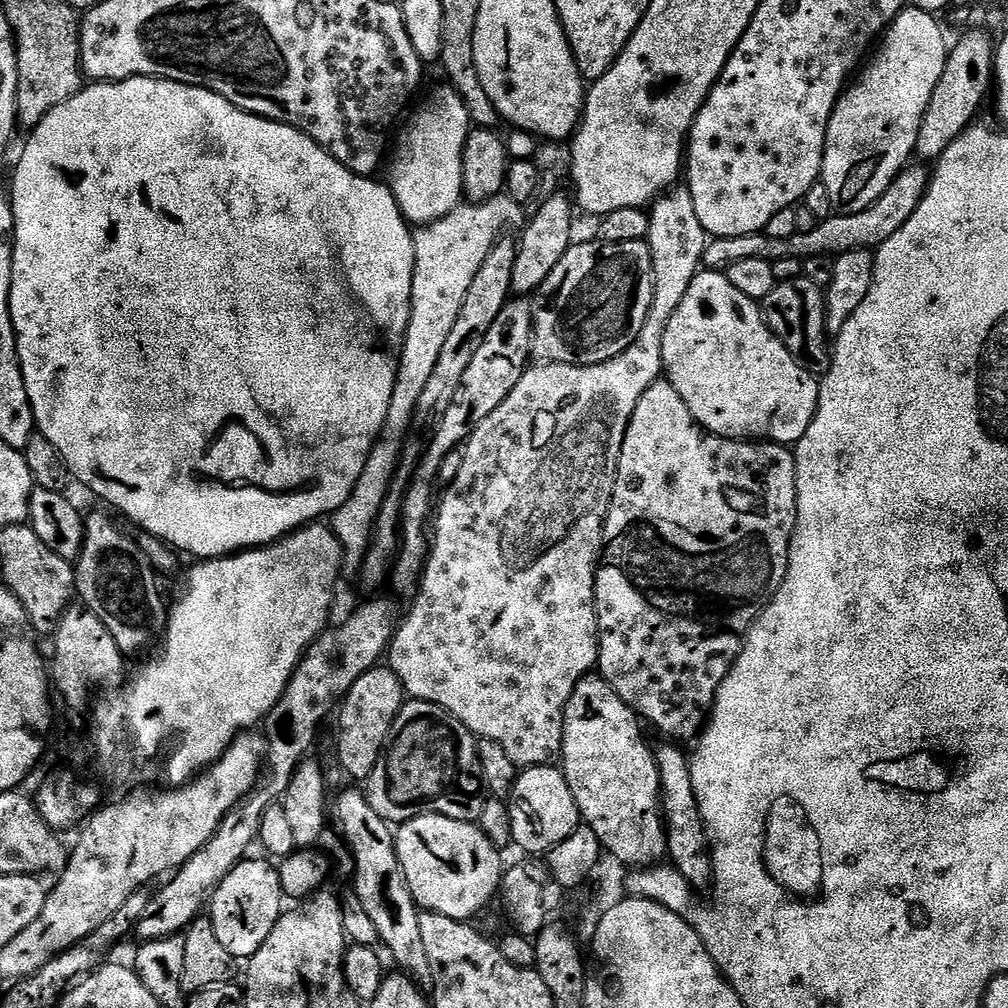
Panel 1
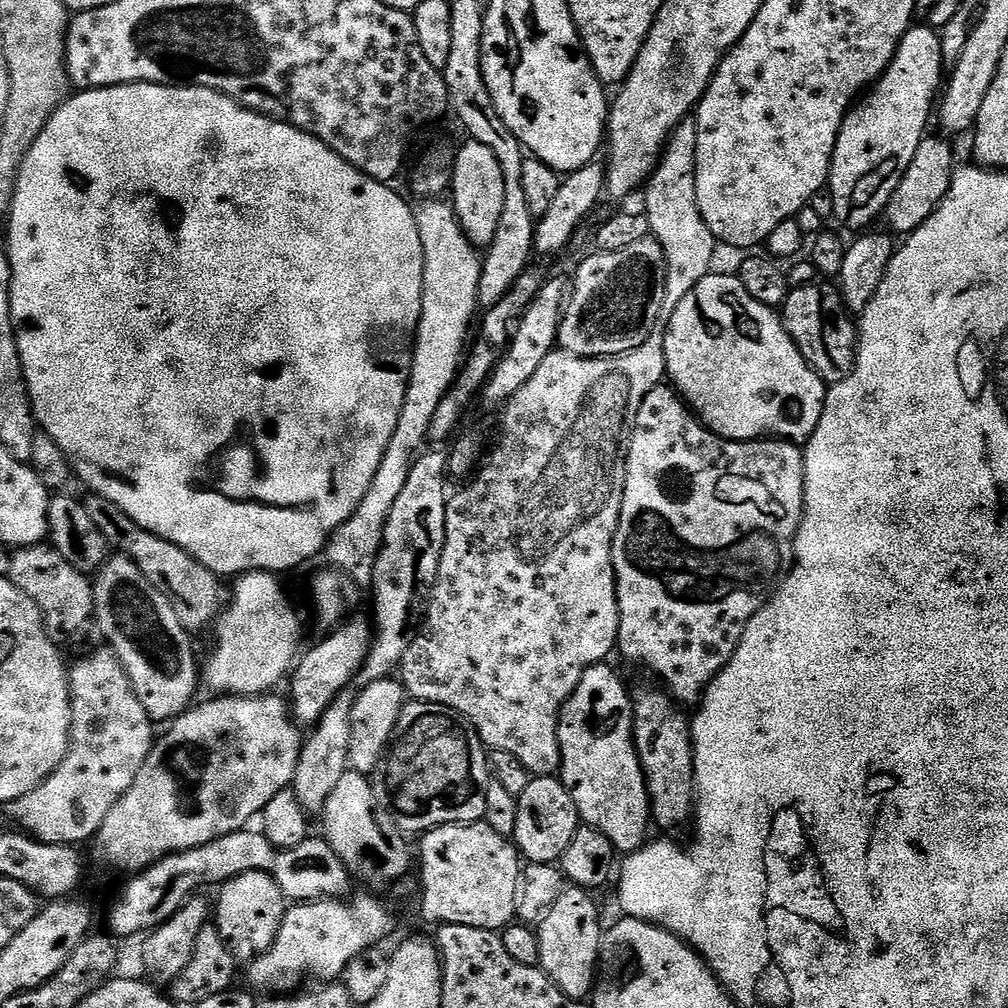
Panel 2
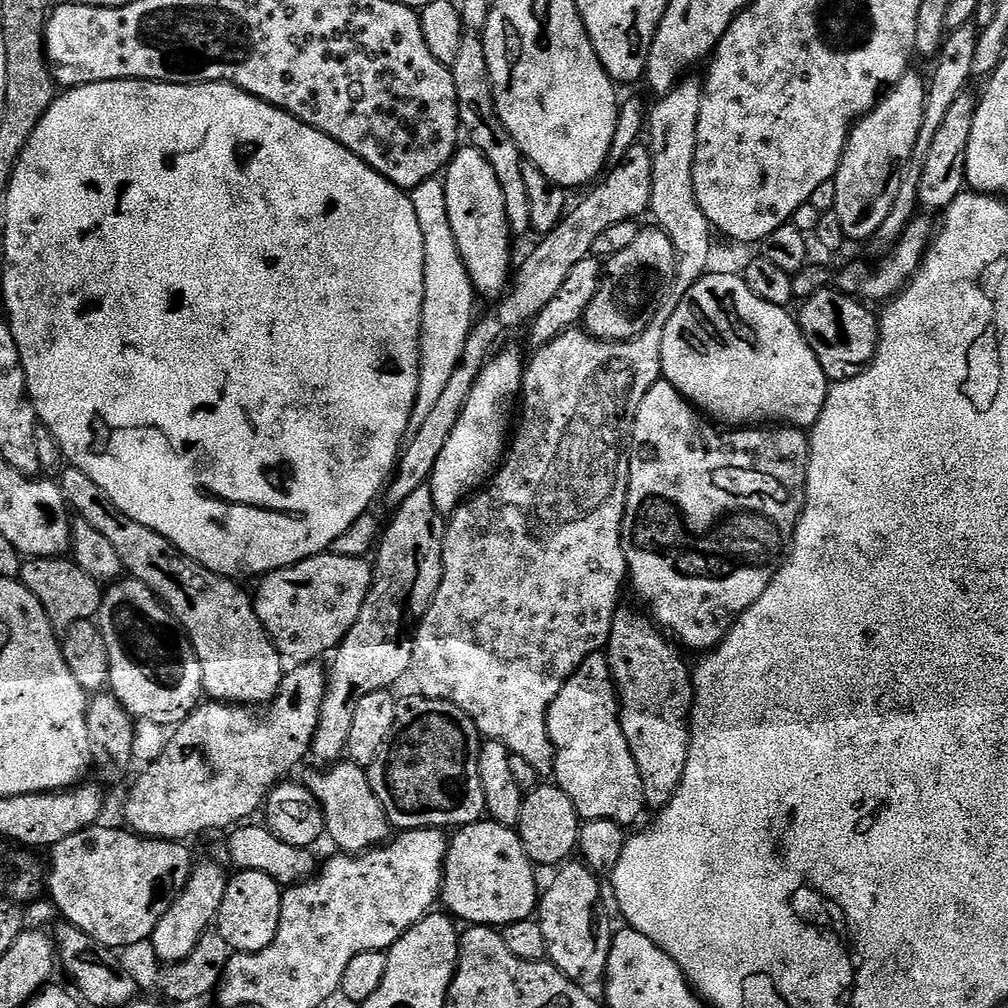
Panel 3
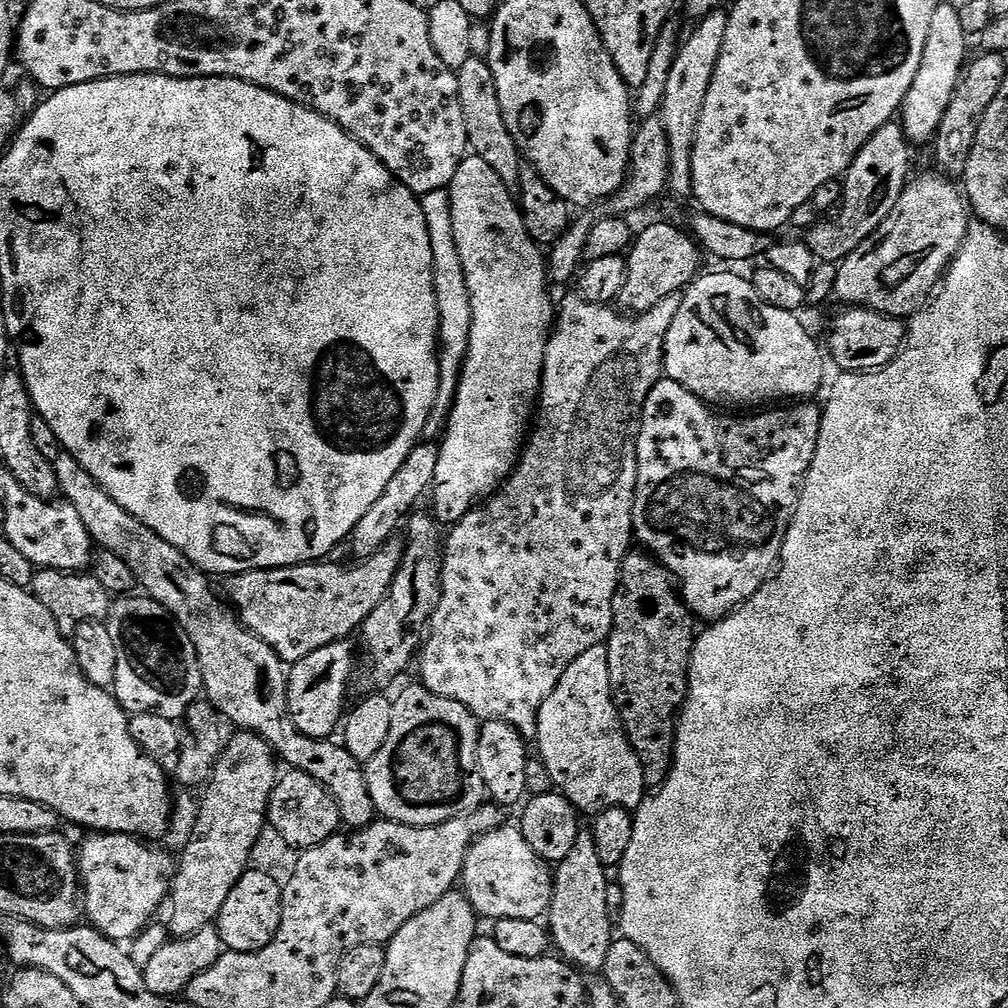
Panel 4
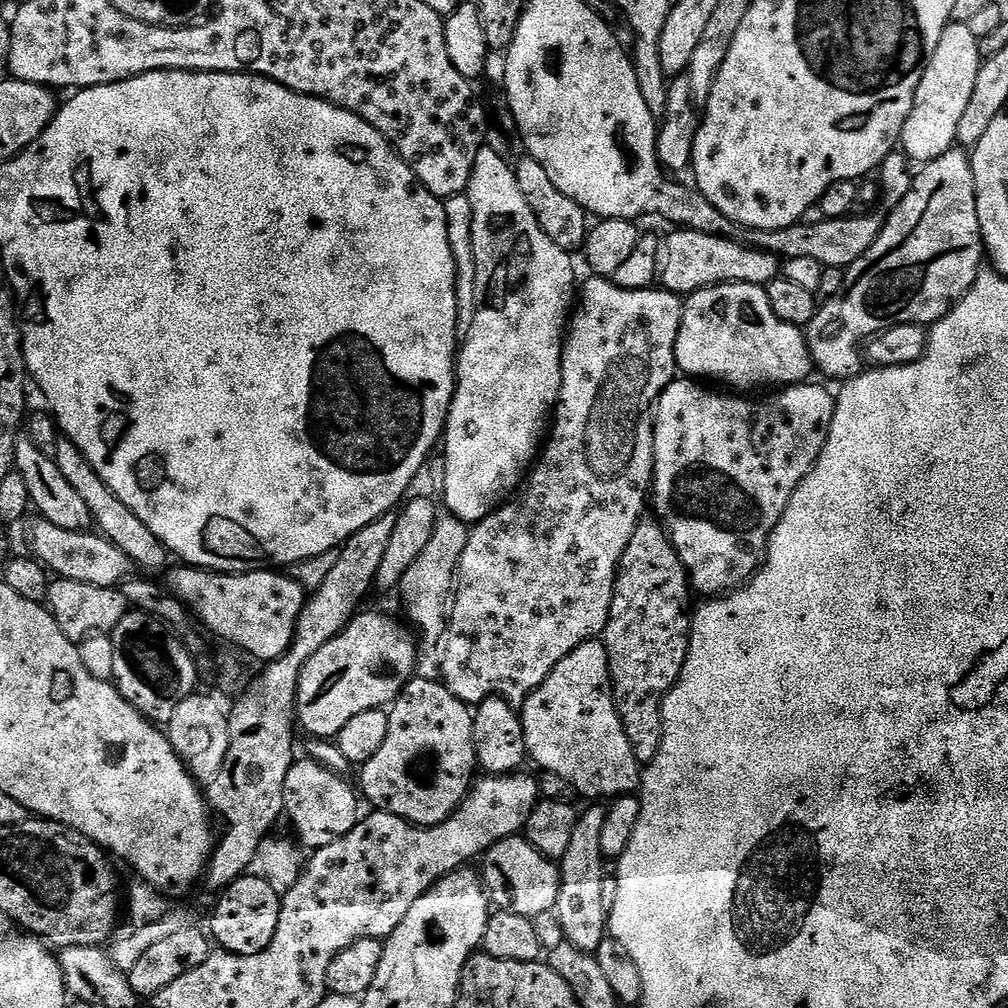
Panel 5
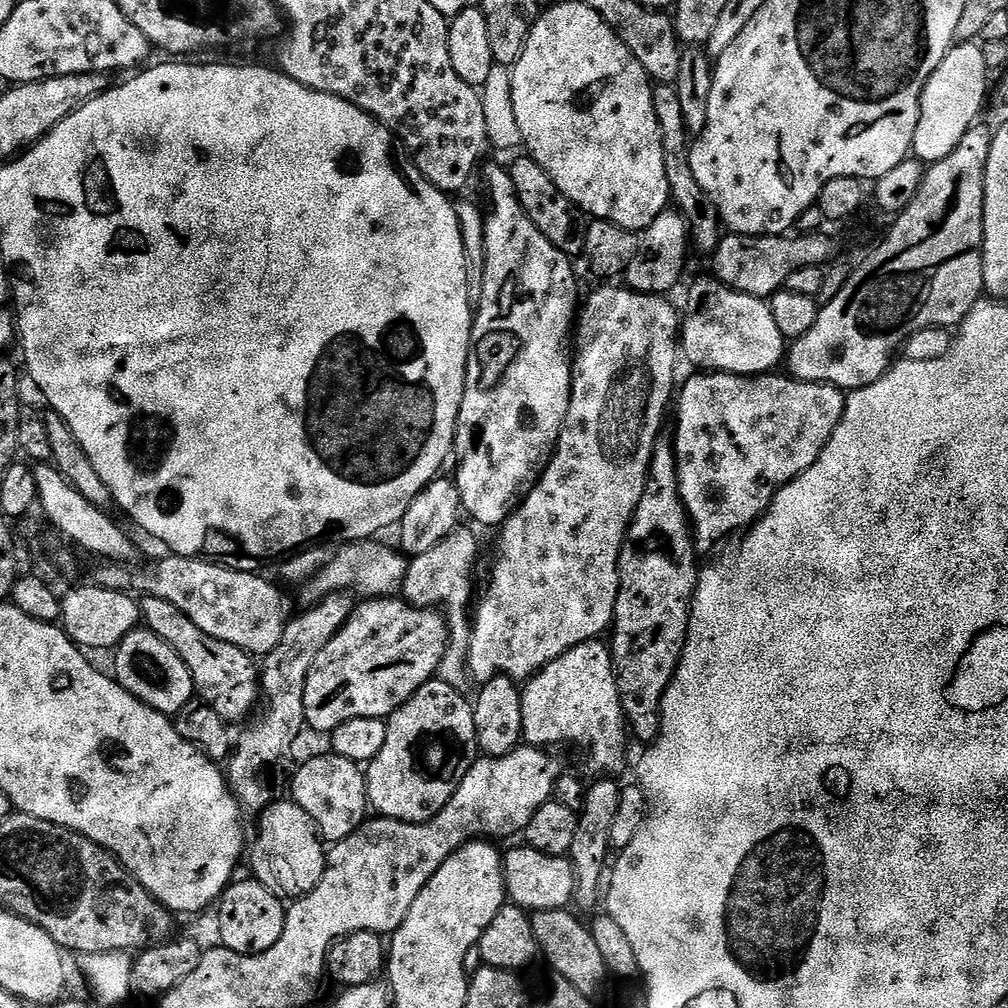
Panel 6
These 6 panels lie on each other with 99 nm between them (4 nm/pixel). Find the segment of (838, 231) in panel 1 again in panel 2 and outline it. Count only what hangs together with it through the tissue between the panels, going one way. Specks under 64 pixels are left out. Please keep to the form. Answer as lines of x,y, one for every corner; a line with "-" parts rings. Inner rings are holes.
925,135
924,141
914,154
914,162
910,162
898,190
894,190
887,208
882,213
883,219
888,219
887,227
893,233
910,234
918,230
918,226
922,226
922,222
926,222
926,218
934,214
934,210
950,190
952,175
956,172
958,161
955,150
943,140
943,135
940,136

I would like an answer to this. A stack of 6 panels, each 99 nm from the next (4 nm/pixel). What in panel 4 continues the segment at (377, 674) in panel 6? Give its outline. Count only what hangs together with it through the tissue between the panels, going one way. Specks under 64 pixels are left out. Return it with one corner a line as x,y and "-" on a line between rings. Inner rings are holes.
339,640
330,646
322,646
322,650
314,650
306,658
291,665
288,672
288,705
290,714
294,718
294,726
303,736
312,736
315,740
329,739
332,731
341,727
346,716
344,703
348,700
348,683
352,680
352,671
356,668
356,656
352,653
351,643
348,640

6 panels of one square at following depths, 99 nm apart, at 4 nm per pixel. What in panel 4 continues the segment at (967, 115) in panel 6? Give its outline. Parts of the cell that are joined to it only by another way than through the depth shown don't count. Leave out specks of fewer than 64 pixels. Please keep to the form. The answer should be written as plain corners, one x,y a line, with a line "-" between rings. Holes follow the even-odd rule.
945,2
938,6
938,10
934,10
934,18
930,21
930,34
926,34
926,50
922,50
922,66
918,66
914,86
910,86
902,109
904,134
913,145
924,144
927,140
928,143
935,141
938,126
946,114
946,106
950,106
965,71
970,40
962,30
959,12
955,3

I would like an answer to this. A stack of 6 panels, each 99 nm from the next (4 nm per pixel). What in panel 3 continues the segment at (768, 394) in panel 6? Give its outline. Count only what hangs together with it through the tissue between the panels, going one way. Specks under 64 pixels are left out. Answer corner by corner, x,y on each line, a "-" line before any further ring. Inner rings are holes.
661,378
656,381
654,386
650,386
650,390
646,390
646,398
642,398
642,406
638,406
638,414
634,418
632,431
630,433
630,451
628,454
628,497
626,498
626,510
624,511
622,538
620,541
624,547
624,557
628,563
628,580
630,581
630,588
633,588
633,590
648,603
649,609
647,608
647,611
650,613
651,619
655,621
669,637
679,641
685,649
697,648
697,650
700,651
700,654
704,654
719,646
722,641
728,637
728,632
732,629
733,621
735,621
736,617
741,616
741,614
743,614
750,606
754,606
754,602
758,602
758,598
762,598
762,594
766,594
770,582
780,572
780,565
784,563
786,557
789,555
792,547
792,536
796,533
796,524
800,521
800,515
804,512
804,497
808,487
809,455
809,437
799,428
793,428
791,426
740,426
735,430
721,430
715,423
709,422
699,411
697,411
697,409
693,408
692,405
685,400
684,395
678,390
674,390
674,386
669,384
667,380

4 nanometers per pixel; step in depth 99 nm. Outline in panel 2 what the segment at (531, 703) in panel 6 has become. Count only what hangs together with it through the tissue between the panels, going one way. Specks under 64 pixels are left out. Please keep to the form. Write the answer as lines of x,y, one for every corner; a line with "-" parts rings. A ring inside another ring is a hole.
601,662
586,669
560,712
560,724
556,727
560,743
558,776
563,780
570,798
574,798
574,806
581,821
587,827
596,828
606,834
617,853
627,854
644,847
649,839
648,828
650,829
652,811
648,805
644,768
640,765
636,744
632,741
632,696
610,665
611,663

